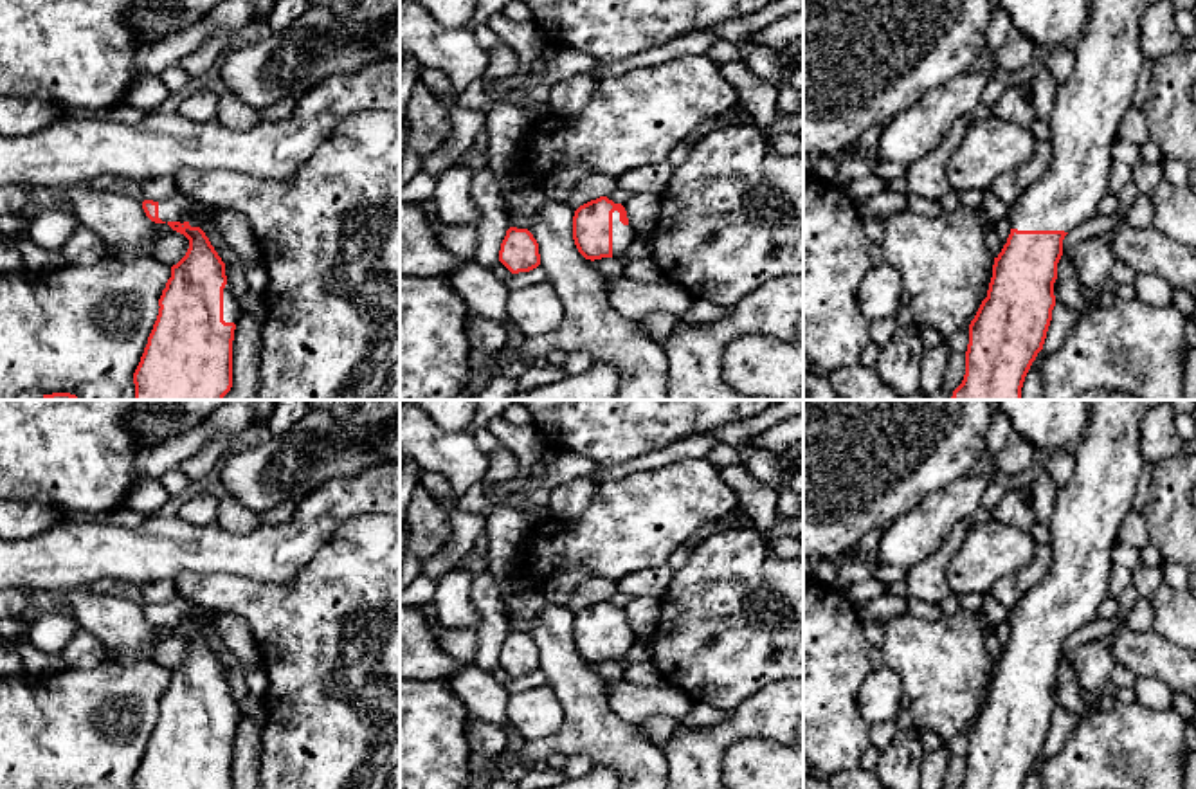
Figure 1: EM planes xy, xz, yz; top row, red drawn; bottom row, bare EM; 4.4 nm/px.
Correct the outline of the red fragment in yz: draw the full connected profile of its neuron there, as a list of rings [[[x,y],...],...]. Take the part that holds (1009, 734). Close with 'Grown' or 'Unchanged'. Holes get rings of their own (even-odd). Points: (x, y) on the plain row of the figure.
[[[1092,400],[1090,425],[1074,445],[1075,472],[1057,490],[1048,522],[1052,564],[1043,582],[1030,587],[1009,611],[1010,638],[994,661],[987,701],[969,728],[965,778],[960,789],[1023,789],[1043,753],[1056,710],[1054,686],[1065,639],[1092,623],[1108,594],[1111,551],[1119,528],[1133,508],[1140,456],[1140,420],[1155,405],[1173,400]]]. Grown

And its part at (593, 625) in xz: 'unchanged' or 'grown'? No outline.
grown

